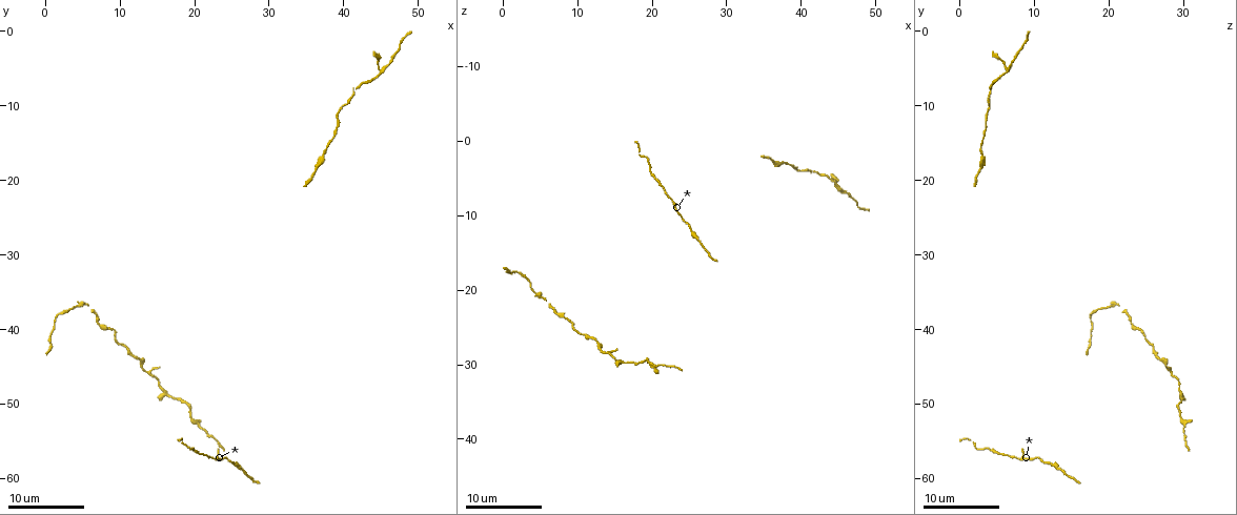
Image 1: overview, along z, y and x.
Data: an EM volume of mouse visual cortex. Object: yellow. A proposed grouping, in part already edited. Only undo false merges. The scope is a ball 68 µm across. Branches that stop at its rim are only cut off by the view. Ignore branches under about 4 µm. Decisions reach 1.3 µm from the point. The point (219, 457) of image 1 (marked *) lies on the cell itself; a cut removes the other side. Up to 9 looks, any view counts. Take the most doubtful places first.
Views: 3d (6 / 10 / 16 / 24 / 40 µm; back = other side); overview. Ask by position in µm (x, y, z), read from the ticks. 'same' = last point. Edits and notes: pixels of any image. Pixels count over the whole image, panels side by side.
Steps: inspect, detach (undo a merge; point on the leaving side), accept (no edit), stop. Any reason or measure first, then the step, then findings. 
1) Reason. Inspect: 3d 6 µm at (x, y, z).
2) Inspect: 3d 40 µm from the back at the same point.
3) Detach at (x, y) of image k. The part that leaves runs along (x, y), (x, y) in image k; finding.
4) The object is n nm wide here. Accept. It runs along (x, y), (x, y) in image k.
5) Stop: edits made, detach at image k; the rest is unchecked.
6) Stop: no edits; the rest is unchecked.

Calibre changes. Inspect: 3d 16 µm at (13.5, 45.5, 28.0).

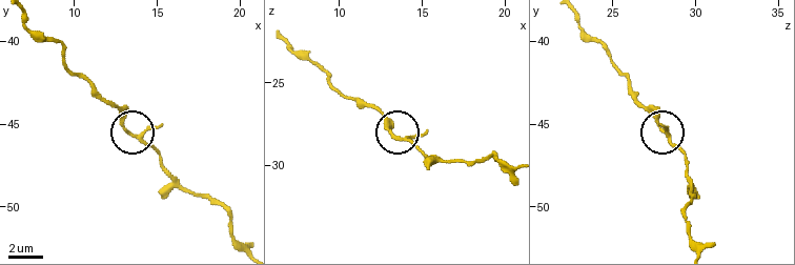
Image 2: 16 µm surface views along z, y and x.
Inspect: 3d 16 µm from the back at (13.6, 45.6, 28.3).

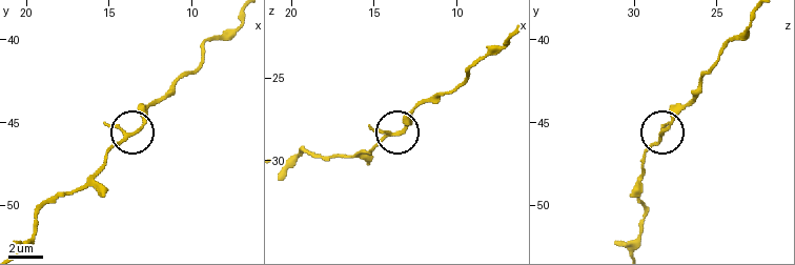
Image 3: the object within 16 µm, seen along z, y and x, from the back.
Accept. Continuous, no second cell.

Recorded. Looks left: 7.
Thick turns thin. Inspect: 3d 16 µm at (37.0, 16.5, 3.0).

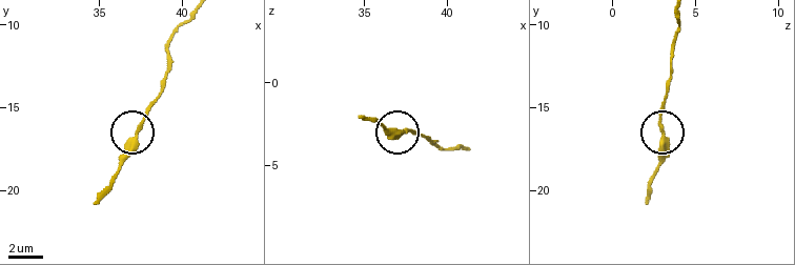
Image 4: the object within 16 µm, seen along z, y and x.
Inspect: 3d 16 µm from the back at (37.2, 16.5, 3.0).

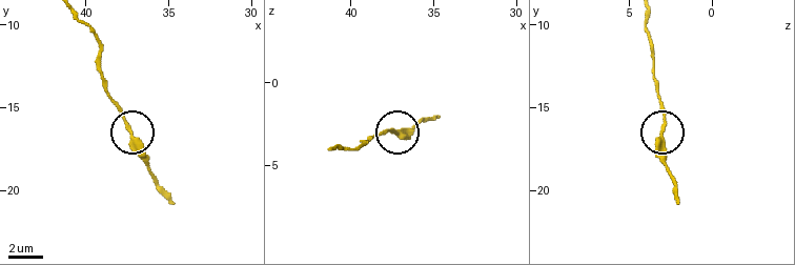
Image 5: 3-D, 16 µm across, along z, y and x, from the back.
Accept. One cell here.

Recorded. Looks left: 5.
Calibre changes. Inspect: 3d 6 µm at (9.0, 40.0, 24.5).

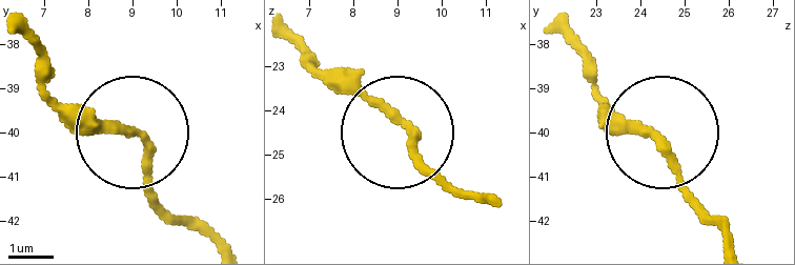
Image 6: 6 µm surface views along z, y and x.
Other side. Inspect: 3d 6 µm from the back at (9.05, 40.00, 24.25).

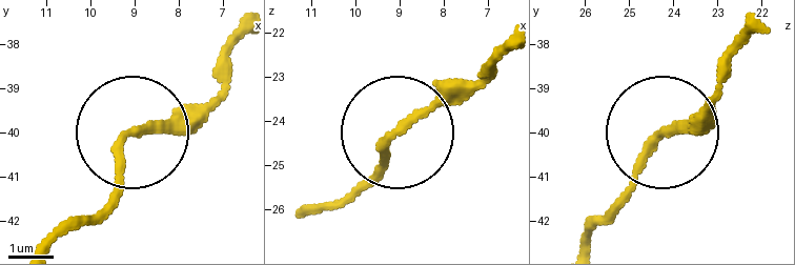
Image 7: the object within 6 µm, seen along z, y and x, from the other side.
Accept. It runs along (587, 241), (648, 146), (712, 105) in image 7; all the same cell.

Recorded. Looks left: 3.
A narrow waist. Inspect: 3d 6 µm at (41.0, 8.0, 4.0).

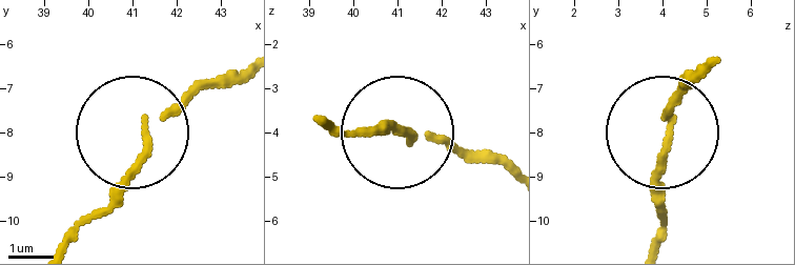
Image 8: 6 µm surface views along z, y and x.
Accept. All the same cell.

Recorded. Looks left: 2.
Stop: no edits; the rest is unchecked.

